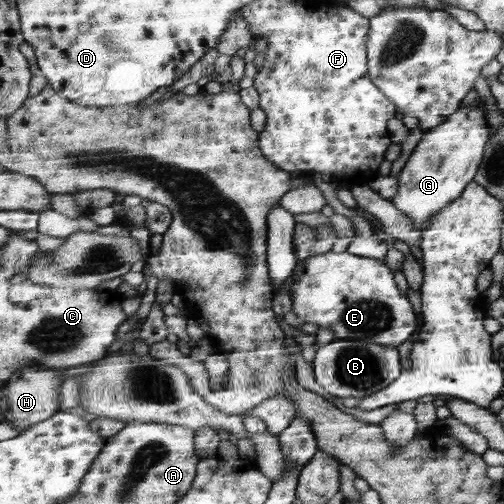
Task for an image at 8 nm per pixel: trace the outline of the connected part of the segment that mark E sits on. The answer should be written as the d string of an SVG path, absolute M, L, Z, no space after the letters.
M346 249L335 254L321 254L309 258L305 263L298 263L292 276L298 276L291 286L291 310L301 322L313 322L320 328L331 328L337 340L355 340L379 343L382 346L397 348L403 342L414 340L419 328L419 315L413 304L401 294L394 273L381 260L350 254Z

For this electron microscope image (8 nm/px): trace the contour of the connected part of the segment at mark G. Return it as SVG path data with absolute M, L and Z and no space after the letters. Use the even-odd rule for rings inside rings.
M481 101L481 107L463 106L443 124L425 131L397 176L399 194L393 204L413 220L420 232L424 232L430 220L457 201L466 192L467 185L475 181L491 136L485 110L484 101Z

